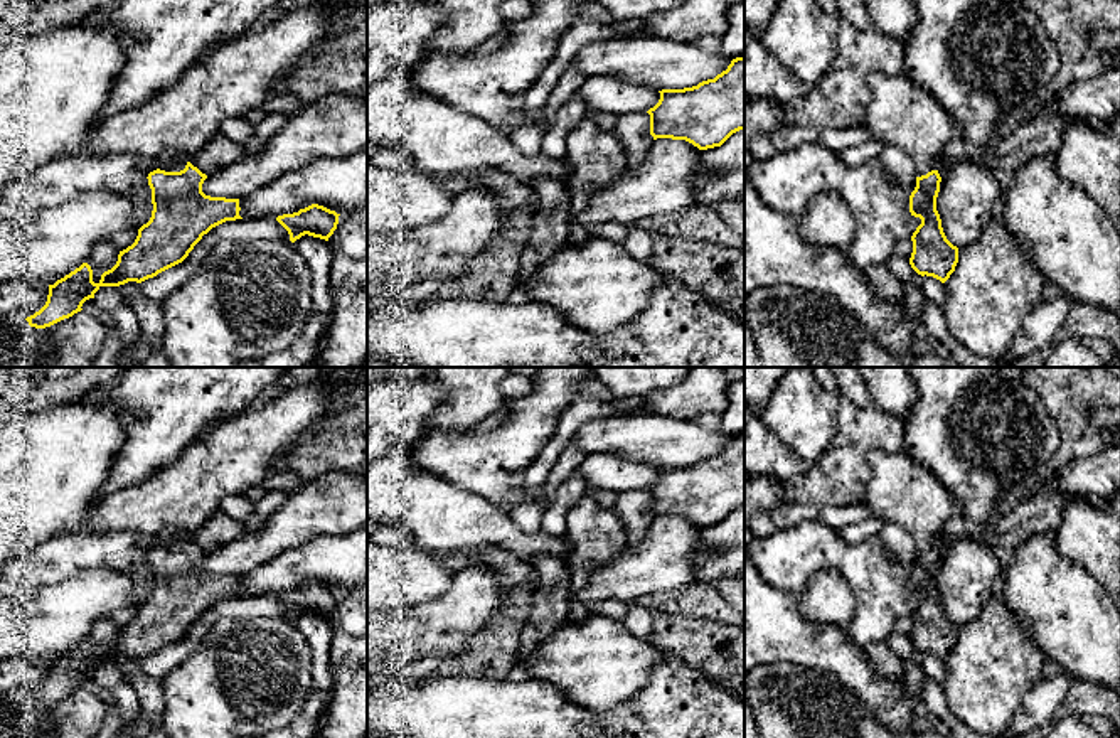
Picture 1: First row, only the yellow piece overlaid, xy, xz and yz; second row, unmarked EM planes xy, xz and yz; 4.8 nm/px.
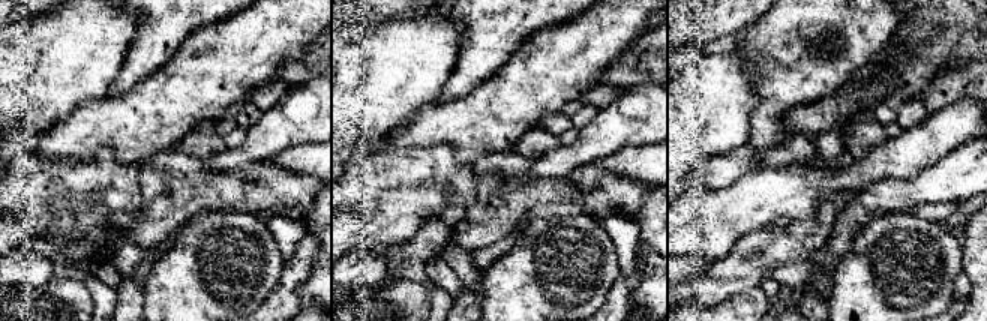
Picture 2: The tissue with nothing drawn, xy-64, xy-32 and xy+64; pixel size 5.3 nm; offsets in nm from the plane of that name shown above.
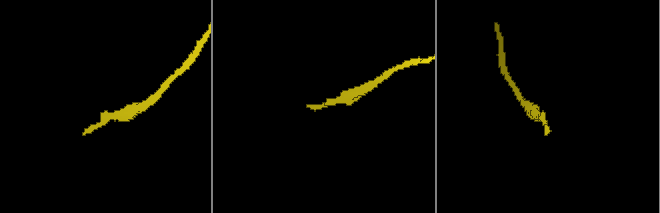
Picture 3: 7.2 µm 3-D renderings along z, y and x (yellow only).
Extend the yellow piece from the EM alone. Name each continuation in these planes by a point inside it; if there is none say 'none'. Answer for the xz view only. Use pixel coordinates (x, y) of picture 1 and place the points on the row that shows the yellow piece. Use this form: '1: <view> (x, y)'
none

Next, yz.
none

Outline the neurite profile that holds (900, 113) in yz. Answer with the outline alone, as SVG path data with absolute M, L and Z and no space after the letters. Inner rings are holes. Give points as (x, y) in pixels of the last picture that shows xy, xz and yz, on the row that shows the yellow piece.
M872 72L867 81L872 96L864 126L883 145L901 148L913 160L916 177L935 170L957 131L947 108L904 72Z

